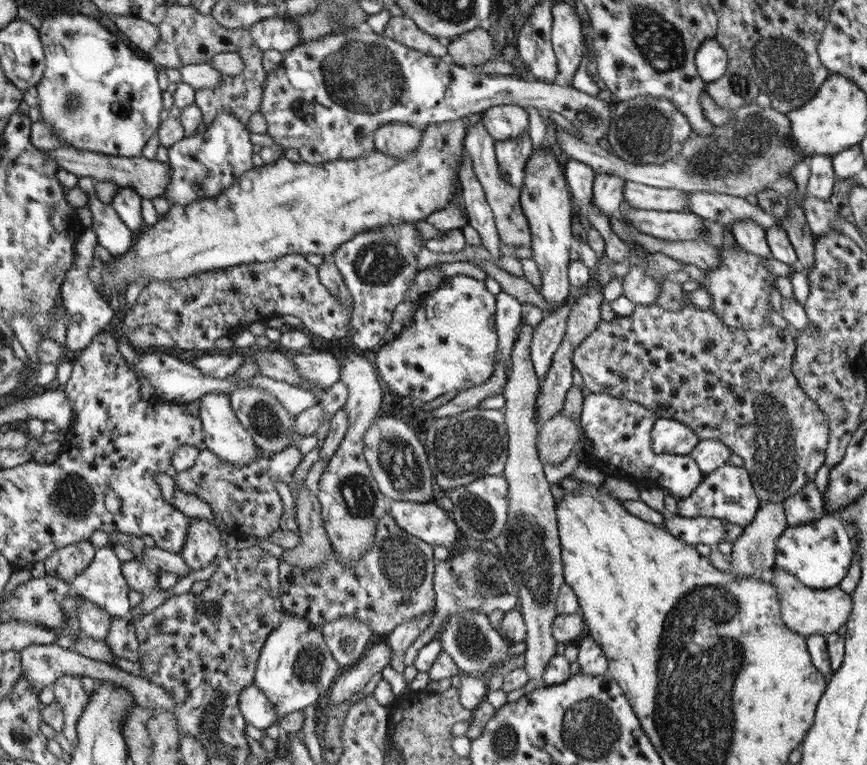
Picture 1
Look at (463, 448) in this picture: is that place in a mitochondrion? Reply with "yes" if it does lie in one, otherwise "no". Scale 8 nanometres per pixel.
yes

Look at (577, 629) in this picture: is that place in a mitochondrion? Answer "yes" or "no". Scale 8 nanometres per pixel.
no

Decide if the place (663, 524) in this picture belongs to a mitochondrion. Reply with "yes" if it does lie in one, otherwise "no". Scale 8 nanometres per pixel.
no

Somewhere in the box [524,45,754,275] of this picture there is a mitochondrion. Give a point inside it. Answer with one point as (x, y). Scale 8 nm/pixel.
(644, 133)

